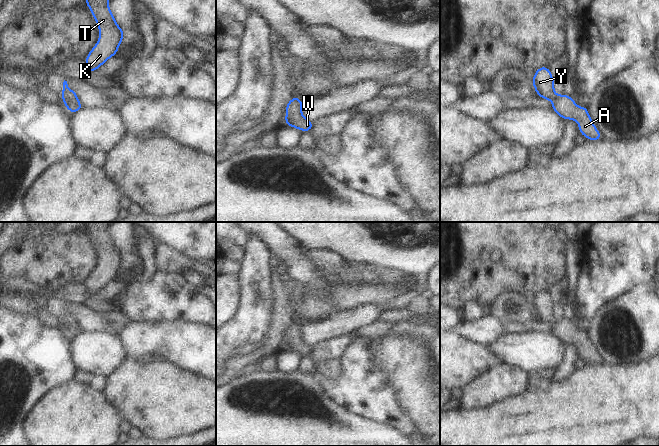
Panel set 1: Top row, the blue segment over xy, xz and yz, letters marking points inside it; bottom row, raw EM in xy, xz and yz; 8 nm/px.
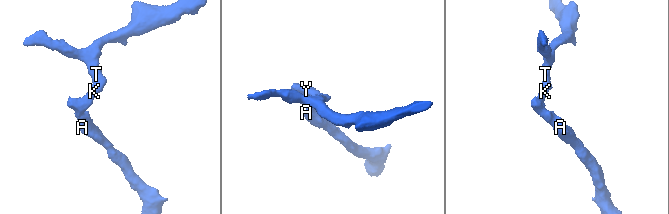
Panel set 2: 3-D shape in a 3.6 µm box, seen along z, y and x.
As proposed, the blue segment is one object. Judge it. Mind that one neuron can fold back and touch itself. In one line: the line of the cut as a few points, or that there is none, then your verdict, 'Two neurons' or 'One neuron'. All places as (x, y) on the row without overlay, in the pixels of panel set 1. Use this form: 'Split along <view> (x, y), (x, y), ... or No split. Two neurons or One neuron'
No split. One neuron

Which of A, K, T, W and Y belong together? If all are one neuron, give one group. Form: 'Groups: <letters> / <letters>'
Groups: A K T W Y

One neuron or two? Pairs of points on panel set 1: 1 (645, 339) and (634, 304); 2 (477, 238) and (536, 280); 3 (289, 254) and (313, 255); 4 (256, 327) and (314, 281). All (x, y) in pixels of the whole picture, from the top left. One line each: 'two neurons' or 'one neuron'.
1: one neuron
2: one neuron
3: two neurons
4: two neurons

